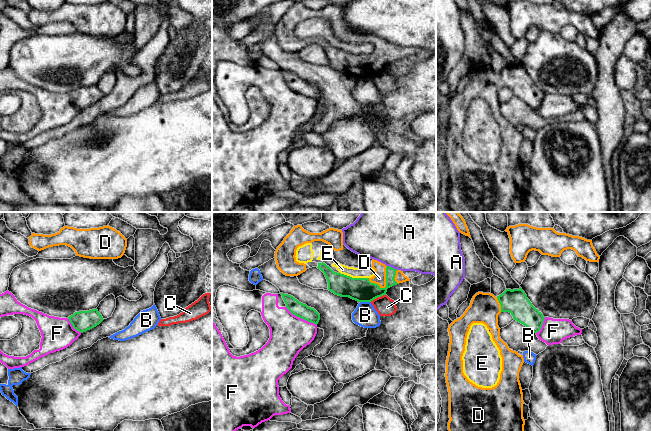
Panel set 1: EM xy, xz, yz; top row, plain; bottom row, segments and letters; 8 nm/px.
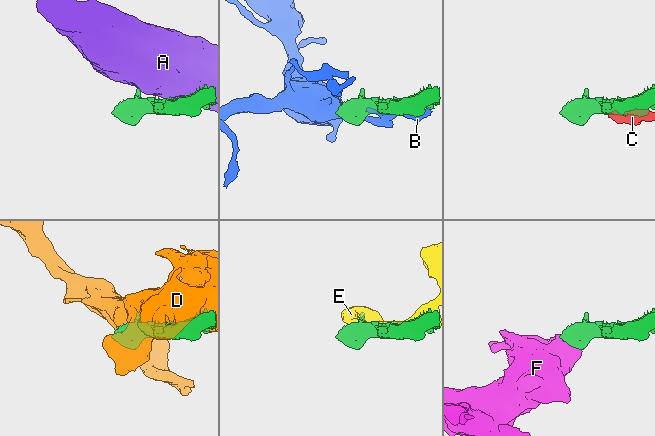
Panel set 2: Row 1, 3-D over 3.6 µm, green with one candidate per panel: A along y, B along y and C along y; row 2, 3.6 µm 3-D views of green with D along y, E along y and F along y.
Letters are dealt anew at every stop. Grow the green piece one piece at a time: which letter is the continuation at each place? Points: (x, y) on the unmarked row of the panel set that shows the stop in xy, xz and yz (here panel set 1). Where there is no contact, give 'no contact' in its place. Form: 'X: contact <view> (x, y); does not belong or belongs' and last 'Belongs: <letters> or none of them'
A: contact xz (391, 43); does not belong
B: contact xz (365, 77); does not belong
C: contact xz (377, 73); does not belong
D: contact xz (386, 61); belongs
E: contact xz (354, 54); does not belong
F: contact xz (301, 94); does not belong
Belongs: D

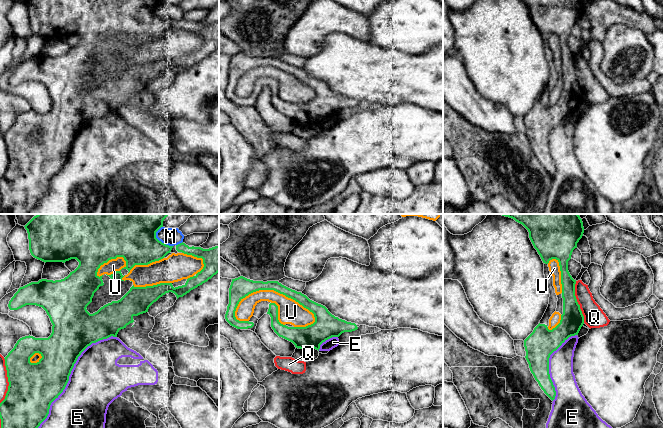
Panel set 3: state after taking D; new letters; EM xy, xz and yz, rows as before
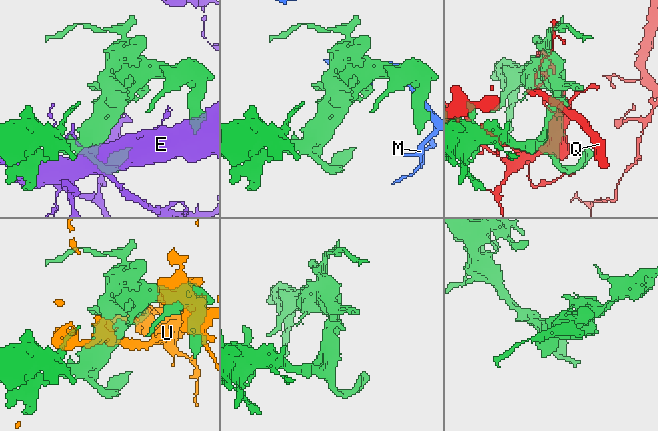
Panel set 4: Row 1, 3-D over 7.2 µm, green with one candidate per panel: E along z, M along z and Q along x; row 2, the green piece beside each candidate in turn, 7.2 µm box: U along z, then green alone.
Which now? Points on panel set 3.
E: contact xy (68, 154); does not belong
M: contact xy (158, 16); does not belong
Q: contact yz (577, 78); does not belong
U: contact xz (275, 66); does not belong
Belongs: none of them

